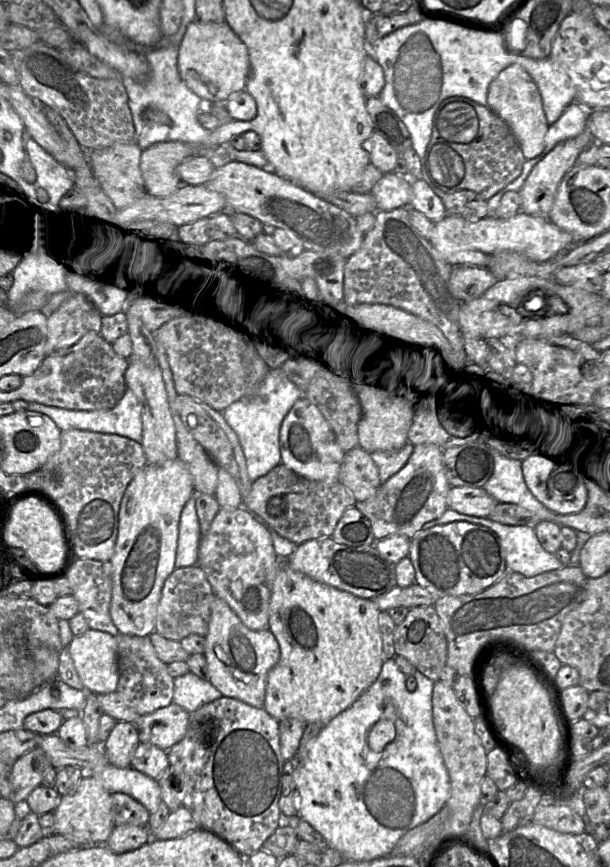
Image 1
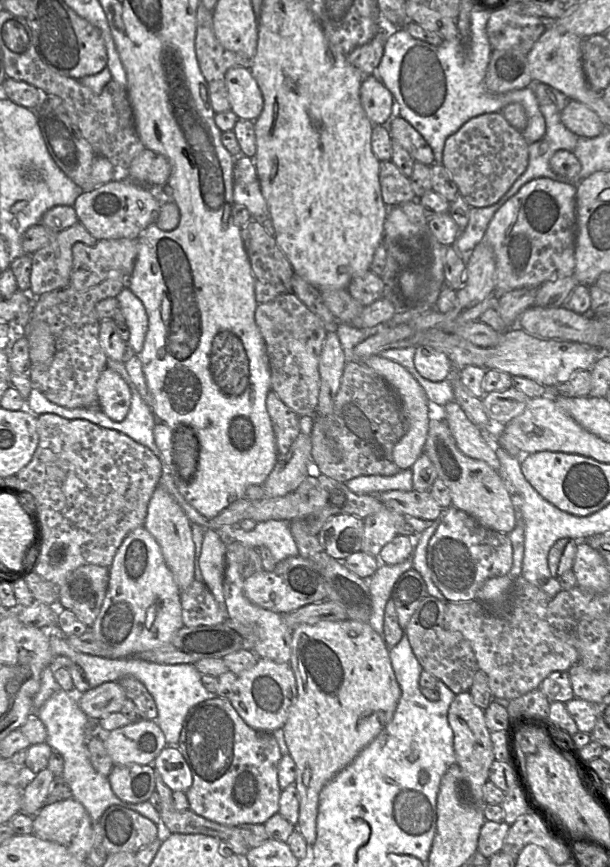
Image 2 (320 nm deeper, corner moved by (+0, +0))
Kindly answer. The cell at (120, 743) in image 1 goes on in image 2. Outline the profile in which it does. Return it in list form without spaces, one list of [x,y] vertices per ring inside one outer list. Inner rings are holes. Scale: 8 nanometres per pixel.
[[[152,764],[114,765],[107,778],[114,794],[125,802],[147,801],[155,791],[156,782]]]

